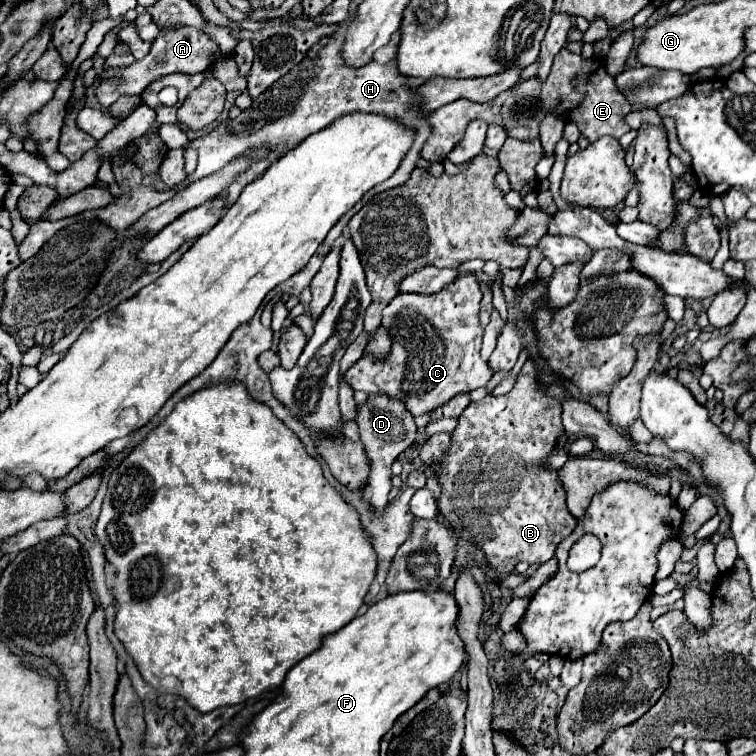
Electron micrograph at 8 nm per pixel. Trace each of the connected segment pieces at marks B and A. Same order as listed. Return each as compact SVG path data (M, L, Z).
M528 359L510 393L498 397L486 395L482 401L466 407L452 433L448 459L444 459L444 467L440 467L438 475L438 485L442 487L438 507L446 523L460 539L482 549L486 561L504 575L514 573L514 567L520 561L540 565L552 559L556 545L566 539L578 523L578 519L566 509L566 491L558 473L540 469L540 463L556 447L556 439L564 433L564 427L560 421L562 405L538 387L534 369L536 361Z
M182 27L182 29L168 29L168 31L160 31L160 35L156 37L150 53L140 59L134 61L128 67L118 67L118 69L106 69L100 77L100 85L96 89L96 97L98 103L108 109L112 103L116 103L120 97L132 97L132 95L140 95L146 85L150 85L156 79L162 79L168 73L202 73L206 71L216 59L222 57L222 51L218 47L216 41L212 41L204 31L194 29L194 27Z

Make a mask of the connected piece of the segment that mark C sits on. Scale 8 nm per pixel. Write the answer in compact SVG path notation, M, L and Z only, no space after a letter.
M472 273L460 275L444 291L432 295L402 293L382 311L382 325L392 339L388 359L362 355L346 373L354 391L388 395L402 401L412 415L424 415L448 403L458 393L486 387L494 371L480 357L484 327L478 321L482 289Z

